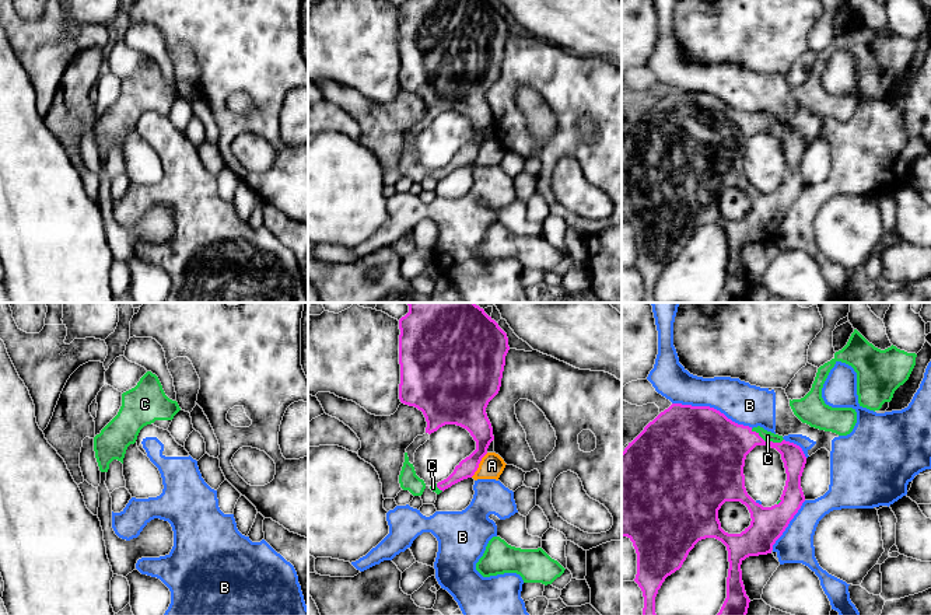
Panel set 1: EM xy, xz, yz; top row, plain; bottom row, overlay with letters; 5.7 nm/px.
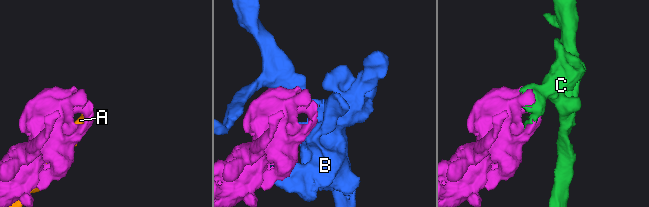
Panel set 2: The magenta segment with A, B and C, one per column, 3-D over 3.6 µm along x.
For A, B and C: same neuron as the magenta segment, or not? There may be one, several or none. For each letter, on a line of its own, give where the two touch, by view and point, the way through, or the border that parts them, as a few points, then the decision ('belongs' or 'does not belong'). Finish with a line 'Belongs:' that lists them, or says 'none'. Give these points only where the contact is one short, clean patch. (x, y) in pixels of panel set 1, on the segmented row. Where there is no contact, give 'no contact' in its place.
A: contact xz (478, 465); does not belong
B: contact yz (713, 408); does not belong
C: contact yz (767, 441); belongs
Belongs: C

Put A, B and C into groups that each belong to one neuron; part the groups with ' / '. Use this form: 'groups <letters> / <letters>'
groups A / B / C

